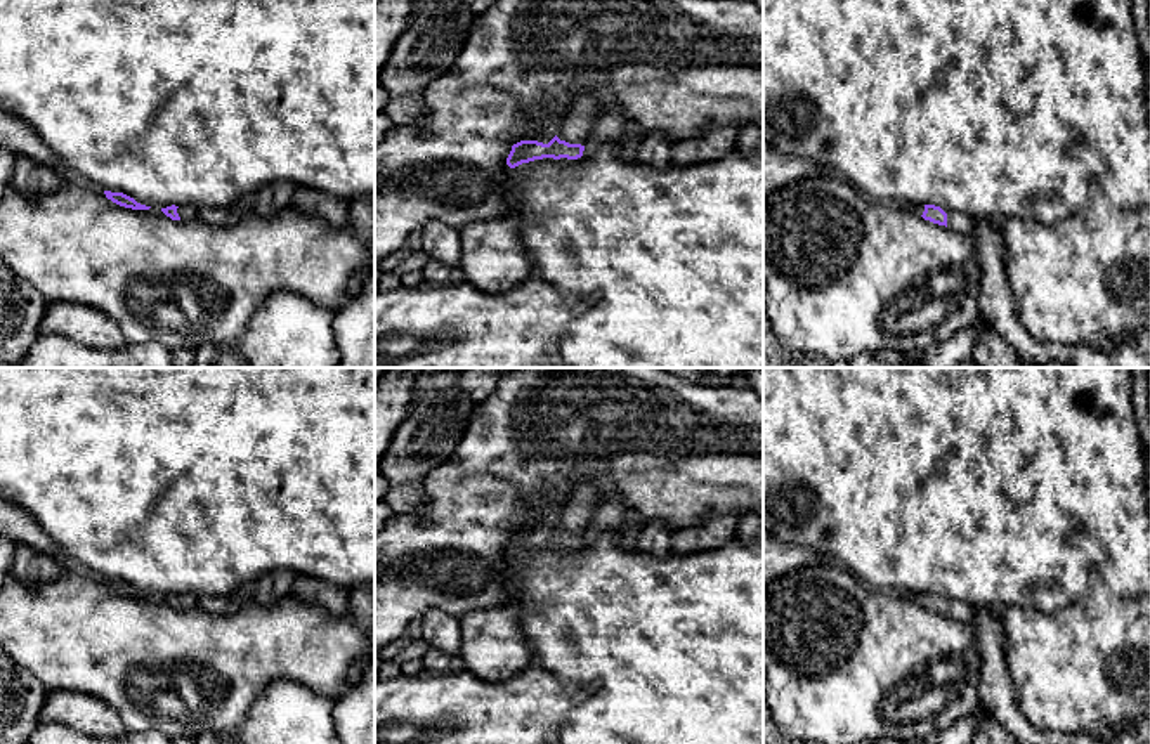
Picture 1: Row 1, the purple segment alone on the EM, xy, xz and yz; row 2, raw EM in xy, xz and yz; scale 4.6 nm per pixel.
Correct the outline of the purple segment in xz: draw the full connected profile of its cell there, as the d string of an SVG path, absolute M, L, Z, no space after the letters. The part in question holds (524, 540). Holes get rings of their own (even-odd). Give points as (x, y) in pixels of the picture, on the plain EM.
M581 479L572 491L569 505L560 512L557 524L548 531L520 529L512 534L506 553L515 557L543 546L578 548L598 505L598 493L590 479Z

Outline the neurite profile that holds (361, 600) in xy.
M363 584L349 591L349 614L356 628L373 640L375 650L375 584Z

